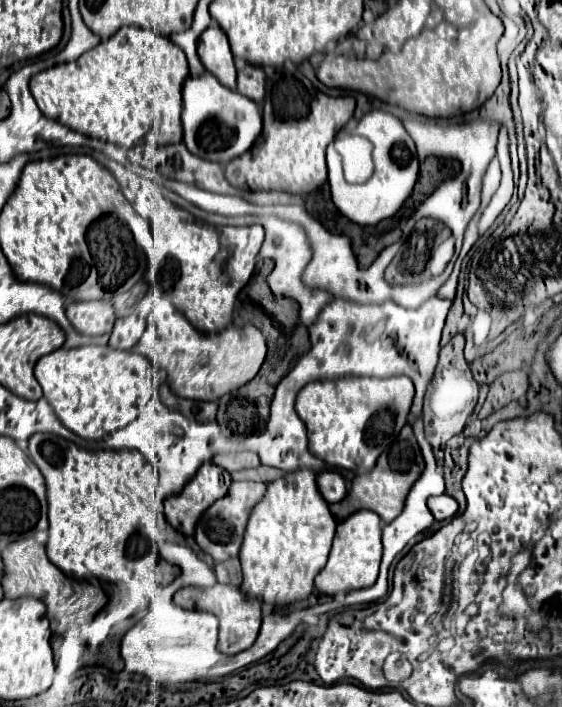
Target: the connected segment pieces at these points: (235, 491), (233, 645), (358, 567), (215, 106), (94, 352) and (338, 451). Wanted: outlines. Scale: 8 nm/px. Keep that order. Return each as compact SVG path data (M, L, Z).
M233 481L227 495L219 501L215 501L199 519L195 529L195 541L197 545L209 553L215 561L227 561L237 557L239 547L243 543L245 525L249 519L249 513L257 505L257 501L265 495L267 485L265 483L253 483L253 481Z
M213 585L209 589L195 589L195 587L187 587L183 591L179 591L175 595L175 603L179 603L181 607L189 607L189 609L201 609L201 611L211 611L217 619L219 619L219 643L217 649L225 655L233 655L239 651L249 649L257 635L259 635L259 627L261 627L261 603L257 599L249 599L245 597L237 587L233 585Z
M357 511L337 525L333 547L325 569L315 577L315 587L319 593L335 595L339 591L355 591L371 587L377 581L381 563L381 519L371 511Z
M203 73L201 77L189 77L183 85L183 143L193 155L215 163L229 163L243 155L255 143L261 133L261 113L257 105L223 87L215 75Z
M87 345L77 349L57 349L49 355L43 355L35 365L35 377L43 389L43 397L53 407L59 421L73 431L75 435L97 441L107 433L113 433L127 423L135 421L137 413L151 399L151 363L147 357L133 351L117 351L107 345Z
M343 377L333 381L307 383L295 401L295 411L309 433L309 453L329 465L355 469L371 469L383 451L407 421L413 383L409 377Z

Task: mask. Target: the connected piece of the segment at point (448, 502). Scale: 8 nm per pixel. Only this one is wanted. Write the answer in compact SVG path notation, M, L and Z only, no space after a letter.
M449 495L431 497L431 499L427 501L427 505L429 505L429 509L431 509L431 513L433 513L433 517L435 517L437 521L451 519L451 517L455 517L455 513L457 513L457 501L455 501L453 497L449 497Z

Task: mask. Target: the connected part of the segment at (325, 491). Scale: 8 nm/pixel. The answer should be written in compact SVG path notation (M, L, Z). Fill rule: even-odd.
M321 471L317 473L317 487L319 493L327 503L337 503L339 499L345 497L345 481L337 471Z

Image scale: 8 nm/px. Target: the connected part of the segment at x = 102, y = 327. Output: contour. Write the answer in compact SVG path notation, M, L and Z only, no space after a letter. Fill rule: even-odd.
M75 301L67 305L67 317L81 335L105 335L113 329L115 311L111 303Z

